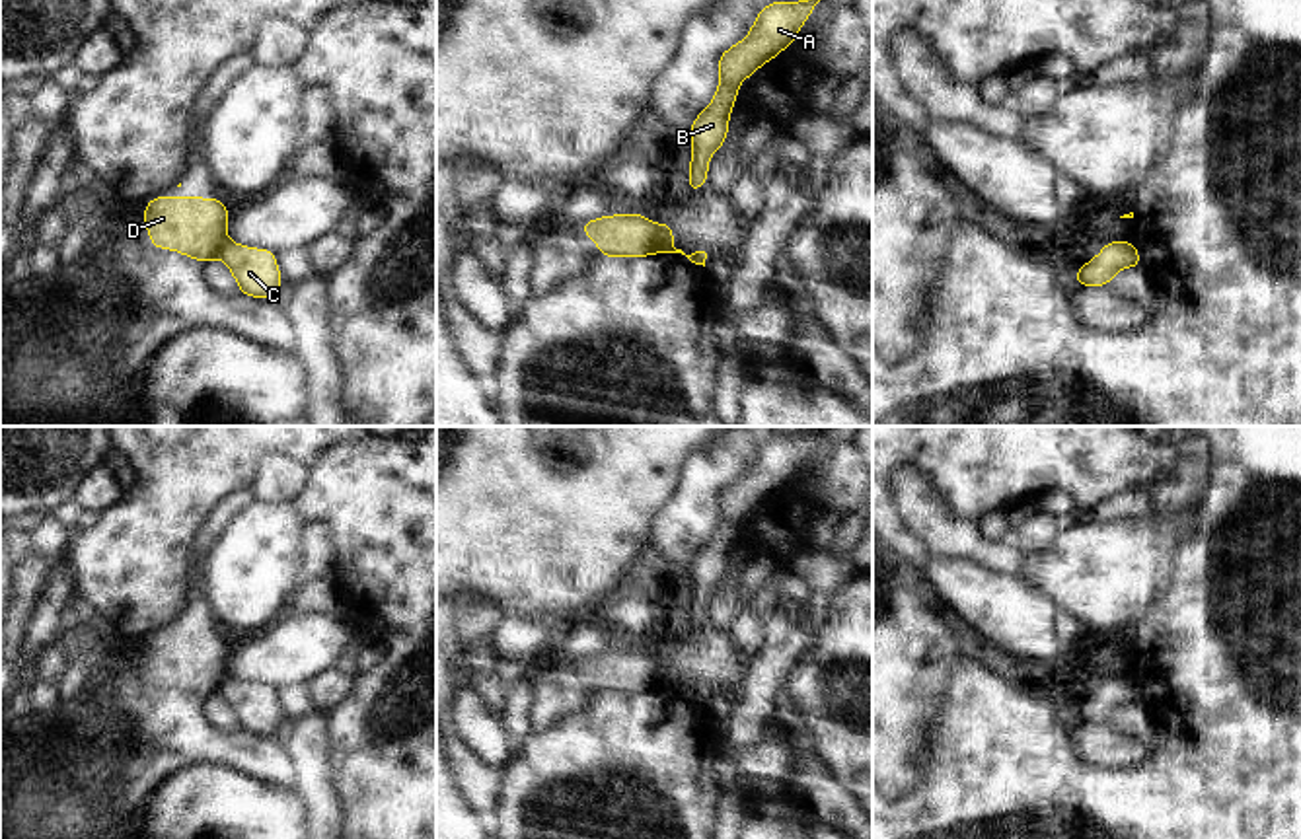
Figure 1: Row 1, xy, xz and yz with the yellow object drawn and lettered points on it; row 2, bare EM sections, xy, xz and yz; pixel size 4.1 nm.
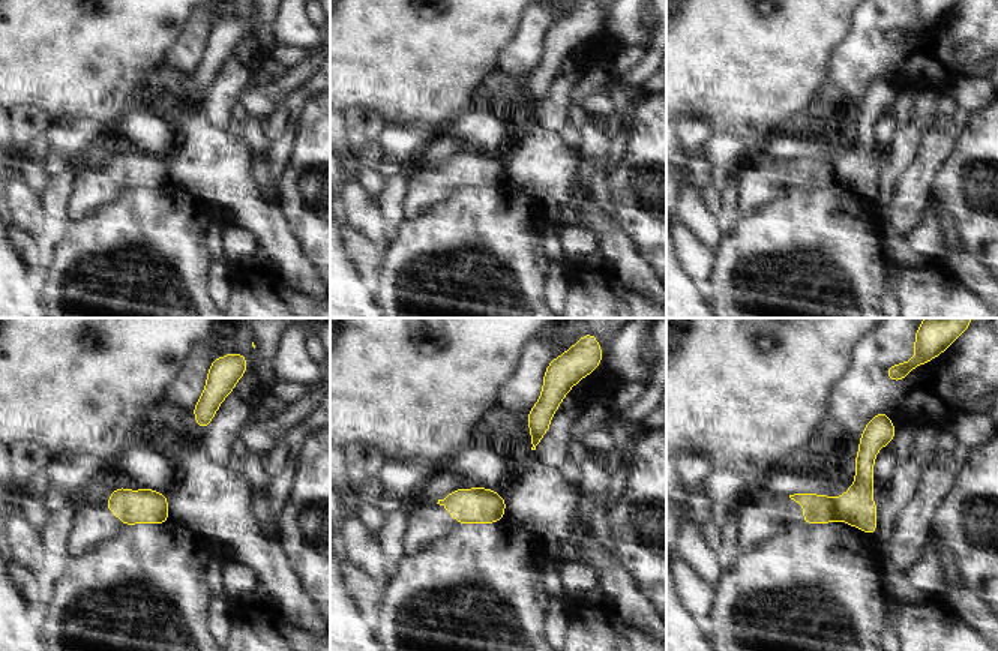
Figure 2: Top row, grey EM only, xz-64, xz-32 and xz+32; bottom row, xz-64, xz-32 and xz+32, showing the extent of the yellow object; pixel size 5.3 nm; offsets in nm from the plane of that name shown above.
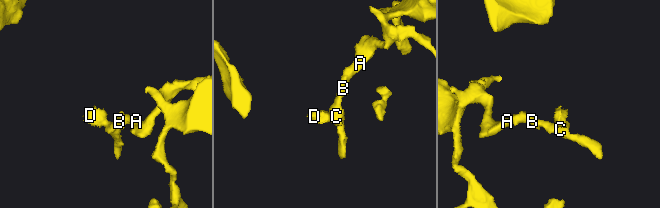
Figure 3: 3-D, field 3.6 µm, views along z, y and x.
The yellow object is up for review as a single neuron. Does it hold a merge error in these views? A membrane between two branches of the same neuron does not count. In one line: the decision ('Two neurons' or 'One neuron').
Two neurons.

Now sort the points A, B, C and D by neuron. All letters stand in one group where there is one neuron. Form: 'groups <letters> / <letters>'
groups A B C / D

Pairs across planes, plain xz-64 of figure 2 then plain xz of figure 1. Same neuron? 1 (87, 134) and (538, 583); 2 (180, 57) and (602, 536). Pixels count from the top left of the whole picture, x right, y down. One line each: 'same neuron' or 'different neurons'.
1: different neurons
2: different neurons

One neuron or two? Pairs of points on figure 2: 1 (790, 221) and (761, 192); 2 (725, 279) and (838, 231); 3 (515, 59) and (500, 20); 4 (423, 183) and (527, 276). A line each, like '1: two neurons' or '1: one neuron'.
1: two neurons
2: one neuron
3: two neurons
4: two neurons

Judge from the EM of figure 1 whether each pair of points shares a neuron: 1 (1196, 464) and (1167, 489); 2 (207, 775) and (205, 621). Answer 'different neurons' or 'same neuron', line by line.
1: same neuron
2: different neurons

